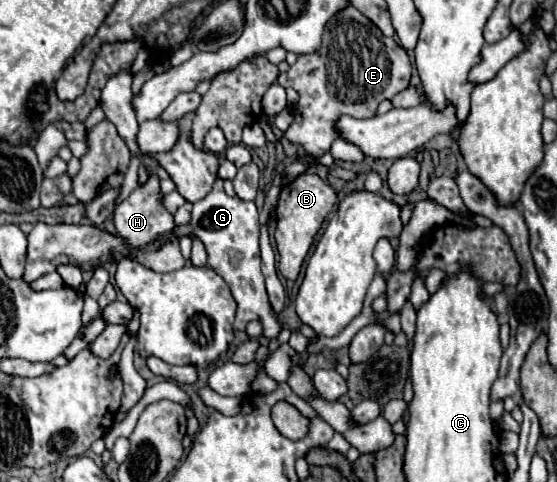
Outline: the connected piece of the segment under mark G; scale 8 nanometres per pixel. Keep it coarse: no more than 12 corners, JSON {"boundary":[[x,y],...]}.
{"boundary":[[224,181],[194,203],[176,239],[204,243],[208,265],[238,303],[234,329],[258,319],[280,333],[258,249],[254,201]]}

